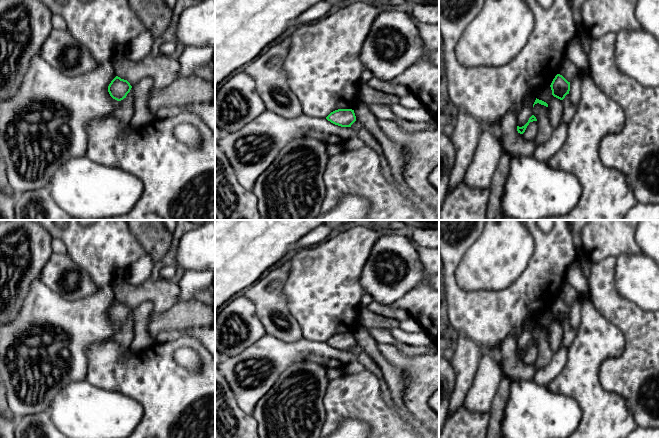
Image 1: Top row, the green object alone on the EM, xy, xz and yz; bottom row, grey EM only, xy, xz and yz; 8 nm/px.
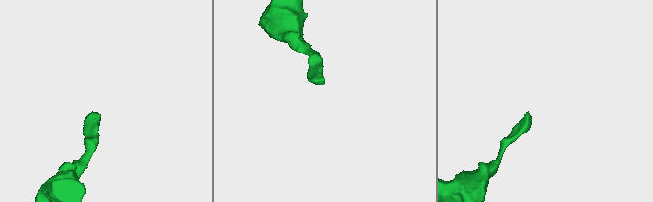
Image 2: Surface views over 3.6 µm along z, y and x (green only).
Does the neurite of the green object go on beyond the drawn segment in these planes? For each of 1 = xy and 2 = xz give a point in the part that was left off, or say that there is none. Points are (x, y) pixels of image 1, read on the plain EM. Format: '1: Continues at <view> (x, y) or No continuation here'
1: No continuation here
2: No continuation here

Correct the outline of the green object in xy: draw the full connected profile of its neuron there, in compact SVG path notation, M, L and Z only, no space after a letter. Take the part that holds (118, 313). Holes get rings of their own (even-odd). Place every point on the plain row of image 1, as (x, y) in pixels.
M116 300L109 308L108 316L113 323L121 325L126 322L131 312L132 310L127 304L121 303L120 301Z

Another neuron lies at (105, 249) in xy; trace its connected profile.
M30 220L40 224L54 238L62 240L67 254L80 267L85 269L97 289L111 286L118 279L124 279L131 264L142 257L146 250L131 232L126 220L97 220L94 224L83 226L79 220L66 220L65 227L59 227L54 220Z

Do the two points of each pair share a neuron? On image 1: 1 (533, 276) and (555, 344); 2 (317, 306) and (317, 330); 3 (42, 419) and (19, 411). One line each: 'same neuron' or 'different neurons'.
1: different neurons
2: same neuron
3: different neurons

